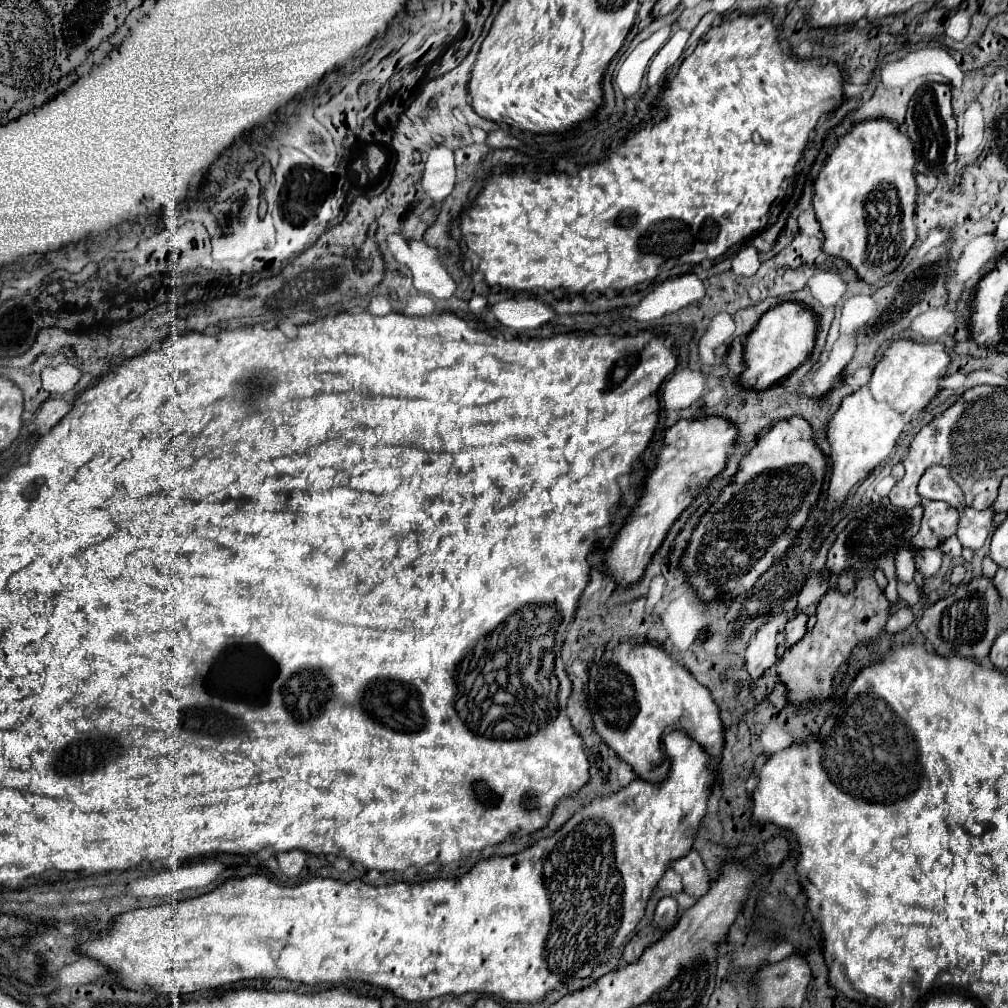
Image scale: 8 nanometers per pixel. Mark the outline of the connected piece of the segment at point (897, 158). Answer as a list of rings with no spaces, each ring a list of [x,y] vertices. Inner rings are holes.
[[[861,121],[837,141],[833,151],[823,163],[823,169],[815,181],[813,209],[821,231],[825,233],[823,251],[841,259],[847,259],[857,275],[867,283],[875,283],[883,275],[895,271],[905,257],[907,249],[915,243],[915,151],[911,139],[901,133],[891,121]]]

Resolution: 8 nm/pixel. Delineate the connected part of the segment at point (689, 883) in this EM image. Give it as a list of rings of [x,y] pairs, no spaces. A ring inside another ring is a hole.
[[[691,849],[687,855],[683,855],[681,859],[675,859],[671,863],[671,869],[681,875],[683,879],[683,891],[699,897],[705,895],[709,891],[709,877],[707,871],[703,867],[703,861],[699,857],[699,853],[695,849]]]

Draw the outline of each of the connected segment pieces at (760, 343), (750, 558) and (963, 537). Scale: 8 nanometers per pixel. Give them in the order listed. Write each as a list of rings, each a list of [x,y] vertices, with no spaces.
[[[787,301],[769,309],[747,337],[745,343],[747,369],[741,375],[741,385],[747,389],[763,391],[791,375],[811,355],[815,345],[817,323],[819,321],[813,315],[813,311],[807,305],[799,305],[797,301]]]
[[[803,417],[783,419],[783,421],[775,423],[775,425],[771,427],[771,431],[767,431],[763,437],[759,437],[755,449],[743,457],[741,465],[739,465],[739,471],[737,471],[735,477],[733,477],[733,483],[729,483],[729,485],[723,489],[723,493],[719,495],[719,499],[717,499],[717,501],[707,509],[707,513],[701,517],[701,523],[699,523],[697,529],[693,531],[693,535],[691,535],[691,539],[689,539],[689,547],[687,547],[687,551],[685,551],[683,559],[681,559],[681,567],[683,567],[689,583],[697,589],[697,593],[699,593],[699,597],[701,597],[703,601],[731,599],[731,597],[737,597],[737,595],[745,593],[745,591],[751,589],[753,583],[765,573],[765,569],[775,561],[775,557],[777,557],[779,553],[785,553],[785,551],[789,551],[789,549],[793,547],[793,543],[795,543],[801,527],[803,527],[803,525],[807,523],[807,519],[809,519],[811,509],[817,505],[817,499],[819,499],[819,493],[821,493],[821,485],[823,485],[823,477],[825,477],[825,467],[827,467],[825,455],[821,453],[821,449],[817,447],[815,439],[811,437],[811,425],[809,425]]]
[[[961,509],[959,513],[959,527],[957,537],[963,543],[963,547],[981,549],[985,539],[989,537],[993,529],[993,513],[991,509]]]

